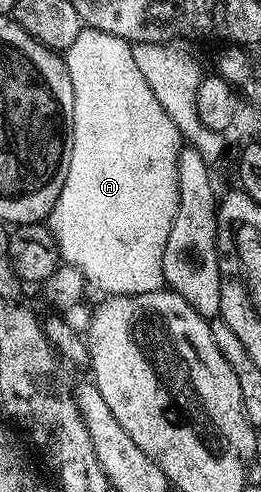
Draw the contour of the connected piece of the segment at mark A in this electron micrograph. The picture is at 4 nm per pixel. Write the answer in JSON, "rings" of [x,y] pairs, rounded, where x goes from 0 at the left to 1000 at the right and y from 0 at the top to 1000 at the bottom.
{"rings":[[[322,55],[284,75],[284,91],[241,106],[238,118],[268,148],[268,173],[284,173],[284,287],[268,311],[268,352],[253,352],[253,376],[238,376],[238,392],[222,392],[222,409],[207,409],[199,431],[184,435],[176,459],[199,472],[207,490],[230,508],[234,528],[257,541],[299,547],[341,577],[418,600],[525,600],[617,589],[632,581],[621,555],[621,514],[636,514],[636,482],[651,482],[651,457],[667,457],[667,441],[682,433],[686,400],[686,323],[697,285],[667,246],[636,238],[636,222],[605,213],[605,197],[575,173],[559,173],[559,157],[529,142],[506,106],[510,89],[467,75],[437,75],[437,67],[391,67],[356,55]]]}

